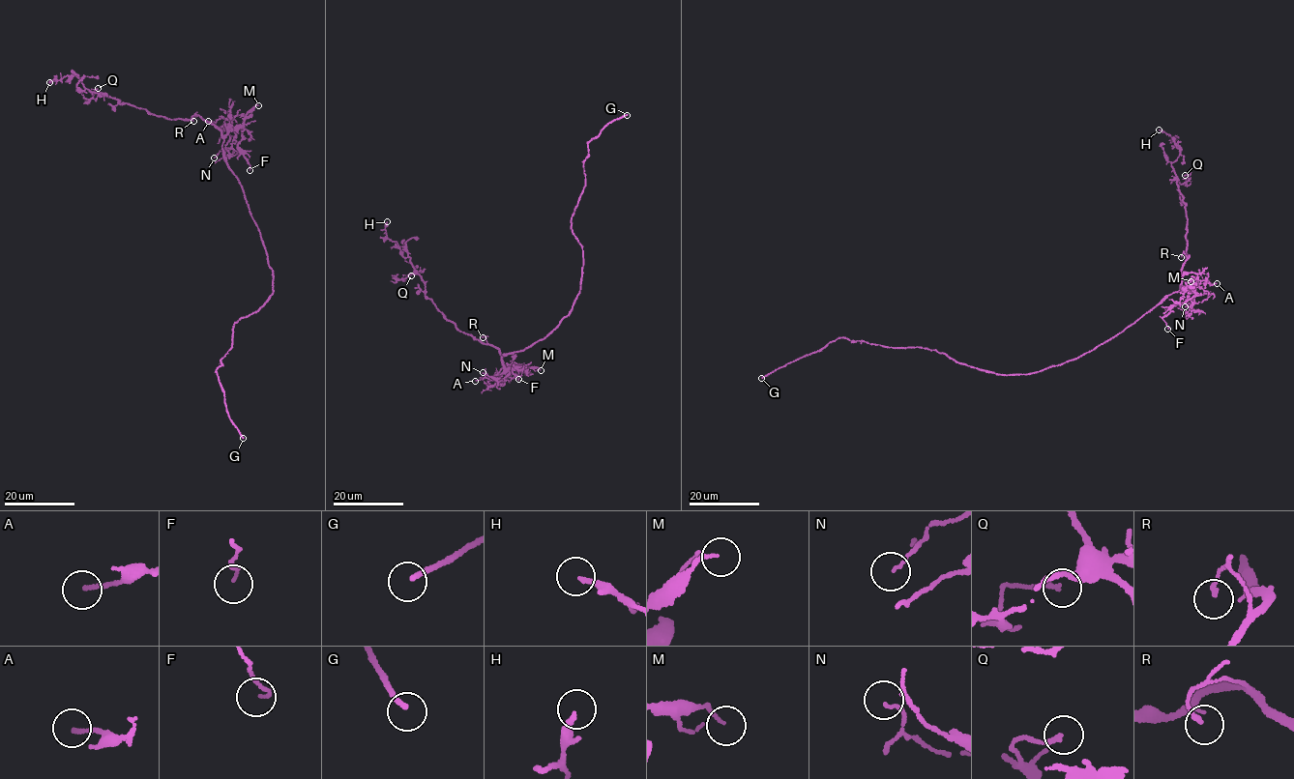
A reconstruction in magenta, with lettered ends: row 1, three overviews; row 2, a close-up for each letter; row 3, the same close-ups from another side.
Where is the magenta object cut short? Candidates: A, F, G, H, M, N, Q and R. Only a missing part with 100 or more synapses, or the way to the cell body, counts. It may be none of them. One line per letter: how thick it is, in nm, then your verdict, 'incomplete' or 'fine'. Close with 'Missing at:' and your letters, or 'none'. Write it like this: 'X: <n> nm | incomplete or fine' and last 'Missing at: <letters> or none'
A: 130 nm | fine
F: 90 nm | fine
G: 180 nm | incomplete
H: 200 nm | fine
M: 120 nm | fine
N: 80 nm | fine
Q: 140 nm | fine
R: 130 nm | fine
Missing at: G

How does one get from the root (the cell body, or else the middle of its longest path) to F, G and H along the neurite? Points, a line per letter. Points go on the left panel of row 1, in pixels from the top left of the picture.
F: (263, 243), (222, 151), (224, 138), (233, 129), (240, 129), (238, 145), (249, 170)
G: (263, 243), (273, 273), (273, 292), (258, 311), (235, 322), (232, 346), (216, 370), (226, 412), (243, 438)
H: (263, 243), (216, 126), (199, 116), (173, 120), (121, 103), (87, 89), (75, 74), (49, 82)

